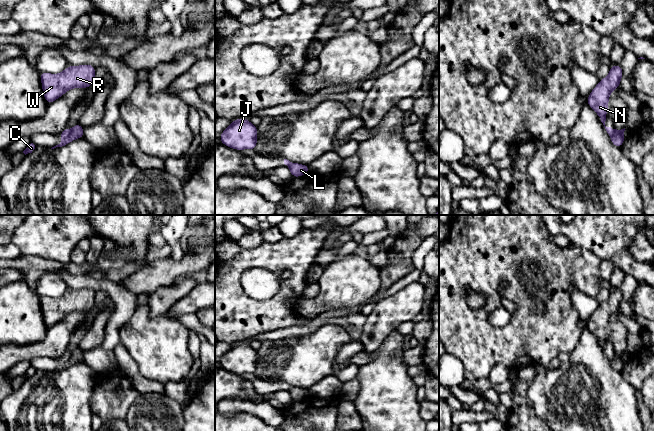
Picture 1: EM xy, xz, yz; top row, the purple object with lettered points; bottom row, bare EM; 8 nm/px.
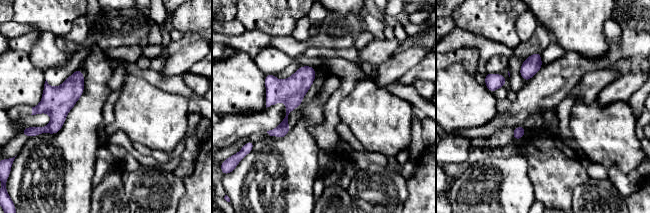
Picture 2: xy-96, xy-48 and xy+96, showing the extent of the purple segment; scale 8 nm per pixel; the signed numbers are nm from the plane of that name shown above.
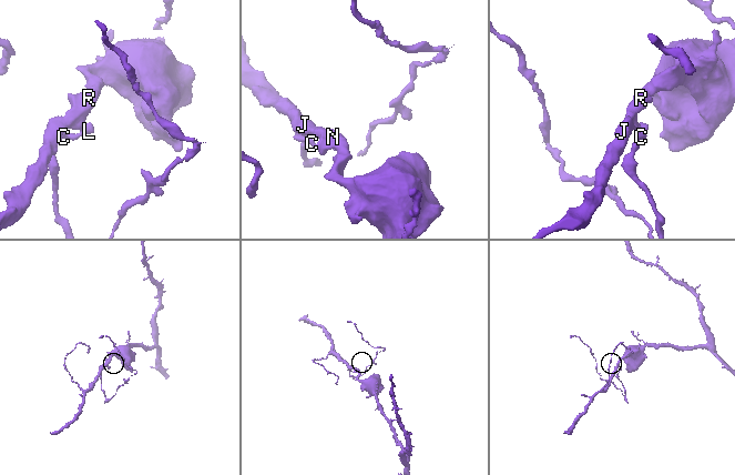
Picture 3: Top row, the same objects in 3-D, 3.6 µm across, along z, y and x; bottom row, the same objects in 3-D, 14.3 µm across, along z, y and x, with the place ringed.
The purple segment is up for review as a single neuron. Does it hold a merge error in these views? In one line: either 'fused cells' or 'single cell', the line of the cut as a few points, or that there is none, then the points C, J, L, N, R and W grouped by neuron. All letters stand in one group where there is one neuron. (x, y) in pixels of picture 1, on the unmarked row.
fused cells | xy (70, 355), (61, 366) | C L / J N R W

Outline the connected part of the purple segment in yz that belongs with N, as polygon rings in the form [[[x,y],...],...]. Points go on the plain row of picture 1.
[[[613,289],[610,291],[609,298],[606,302],[603,302],[599,305],[597,310],[591,315],[589,321],[587,322],[588,329],[598,338],[601,346],[603,347],[608,359],[613,360],[614,354],[611,351],[605,350],[606,338],[608,335],[608,326],[609,320],[614,313],[617,313],[620,310],[620,304],[623,300],[623,294],[620,289]]]

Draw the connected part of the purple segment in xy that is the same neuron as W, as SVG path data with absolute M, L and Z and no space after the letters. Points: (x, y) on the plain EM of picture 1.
M90 288L68 290L59 298L41 296L43 318L48 328L72 312L89 312L95 302L95 291Z

